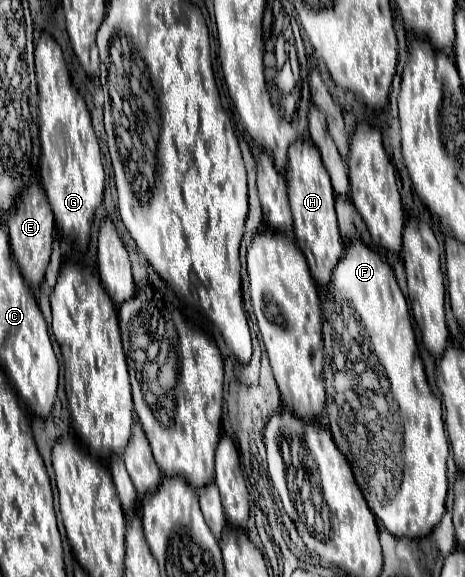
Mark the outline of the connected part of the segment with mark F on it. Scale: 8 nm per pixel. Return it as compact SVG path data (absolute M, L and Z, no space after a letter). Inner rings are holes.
M359 239L351 241L343 259L337 263L331 279L331 293L337 301L347 301L355 309L359 325L385 369L391 393L395 401L399 401L399 417L403 423L403 469L399 485L395 485L395 499L387 499L387 505L379 505L373 515L395 537L425 537L439 525L445 511L449 445L443 429L441 401L431 393L417 353L407 301L389 263Z

